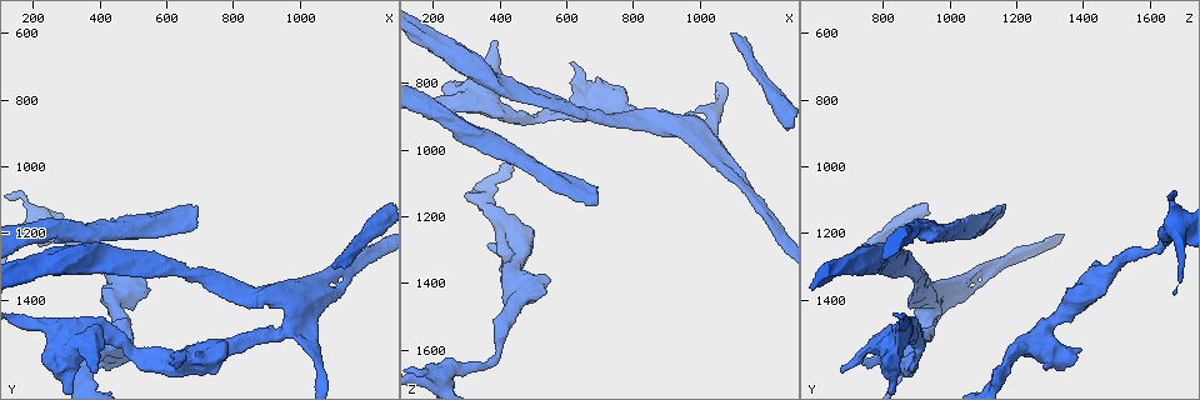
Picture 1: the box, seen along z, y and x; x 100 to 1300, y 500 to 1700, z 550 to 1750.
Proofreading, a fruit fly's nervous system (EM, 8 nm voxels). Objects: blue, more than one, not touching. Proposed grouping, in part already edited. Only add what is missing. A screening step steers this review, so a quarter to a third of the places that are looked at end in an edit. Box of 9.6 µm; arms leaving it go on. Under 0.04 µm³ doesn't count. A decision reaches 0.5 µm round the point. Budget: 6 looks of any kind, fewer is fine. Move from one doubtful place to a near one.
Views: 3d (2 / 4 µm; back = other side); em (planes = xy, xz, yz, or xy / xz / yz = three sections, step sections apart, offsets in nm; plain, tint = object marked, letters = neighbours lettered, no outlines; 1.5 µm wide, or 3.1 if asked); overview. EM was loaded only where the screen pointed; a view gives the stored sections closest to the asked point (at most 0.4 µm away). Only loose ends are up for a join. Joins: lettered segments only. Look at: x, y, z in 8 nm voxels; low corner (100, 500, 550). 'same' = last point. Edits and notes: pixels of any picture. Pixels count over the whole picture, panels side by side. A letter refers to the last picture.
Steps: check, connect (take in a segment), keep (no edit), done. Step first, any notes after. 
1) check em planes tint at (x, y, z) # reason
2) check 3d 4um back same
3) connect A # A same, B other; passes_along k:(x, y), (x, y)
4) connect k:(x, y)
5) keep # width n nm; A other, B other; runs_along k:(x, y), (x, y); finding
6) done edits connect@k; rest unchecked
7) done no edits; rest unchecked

check 3d 4um at (1100, 1300, 640) # an open end

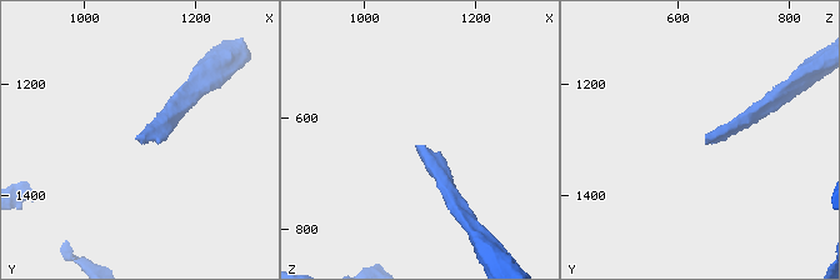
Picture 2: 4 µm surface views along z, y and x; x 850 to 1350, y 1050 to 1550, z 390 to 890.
check em planes plain at (1095, 1300, 650)

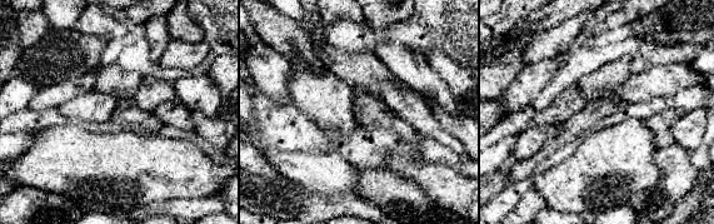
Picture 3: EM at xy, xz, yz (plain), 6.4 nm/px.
check em planes letters same

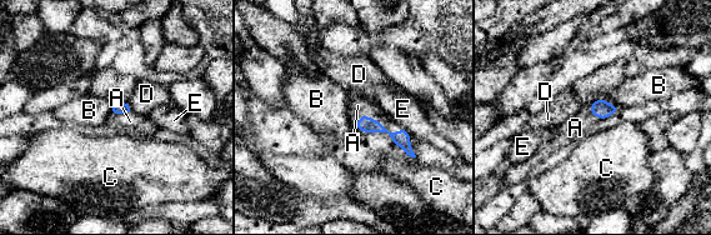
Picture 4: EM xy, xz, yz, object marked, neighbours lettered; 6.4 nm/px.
connect A # A same, B other, C other, D other, E other; passes_along 4:(365, 124), (375, 120), (357, 105); the neuron continues

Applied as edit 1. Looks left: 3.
check overview # see it whole again

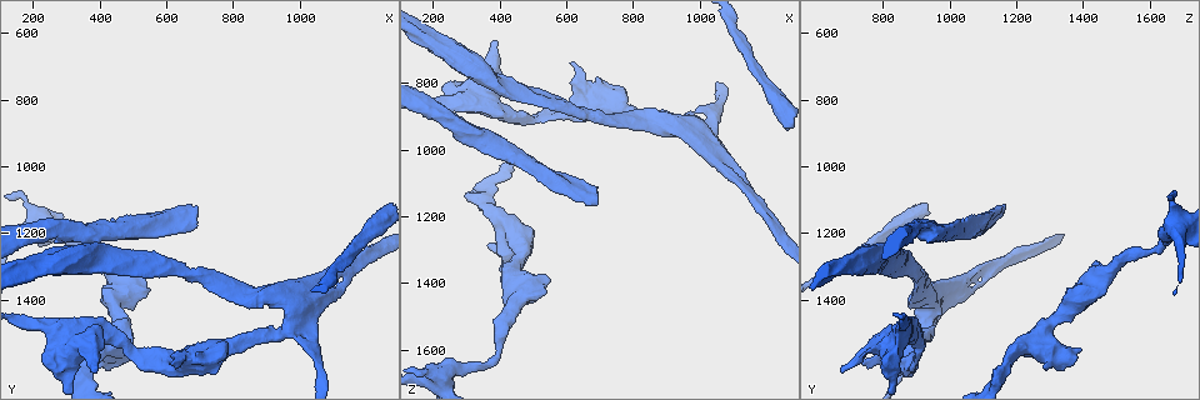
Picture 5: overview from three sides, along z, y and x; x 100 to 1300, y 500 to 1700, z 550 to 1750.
check em xz step 8 letters at (380, 1610, 670) # an open end

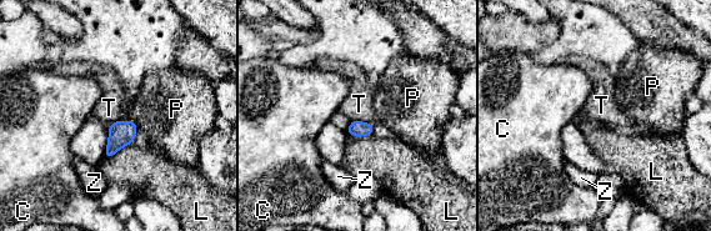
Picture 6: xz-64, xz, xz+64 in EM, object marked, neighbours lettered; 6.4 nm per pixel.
keep # longest_contact L 220 nm; C other, L other, P other, T other, Z other; border 6:(351, 120), (369, 122), (372, 126); no lettered segment goes on from it

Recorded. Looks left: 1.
check em planes letters at (370, 1590, 1280) # an open end

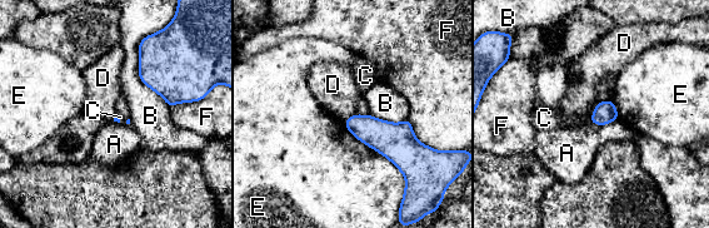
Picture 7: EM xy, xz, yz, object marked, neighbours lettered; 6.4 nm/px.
keep # A other, B other, C other, D other, E other, F other; none of them fits

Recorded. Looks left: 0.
done edits connect@4; rest unchecked

